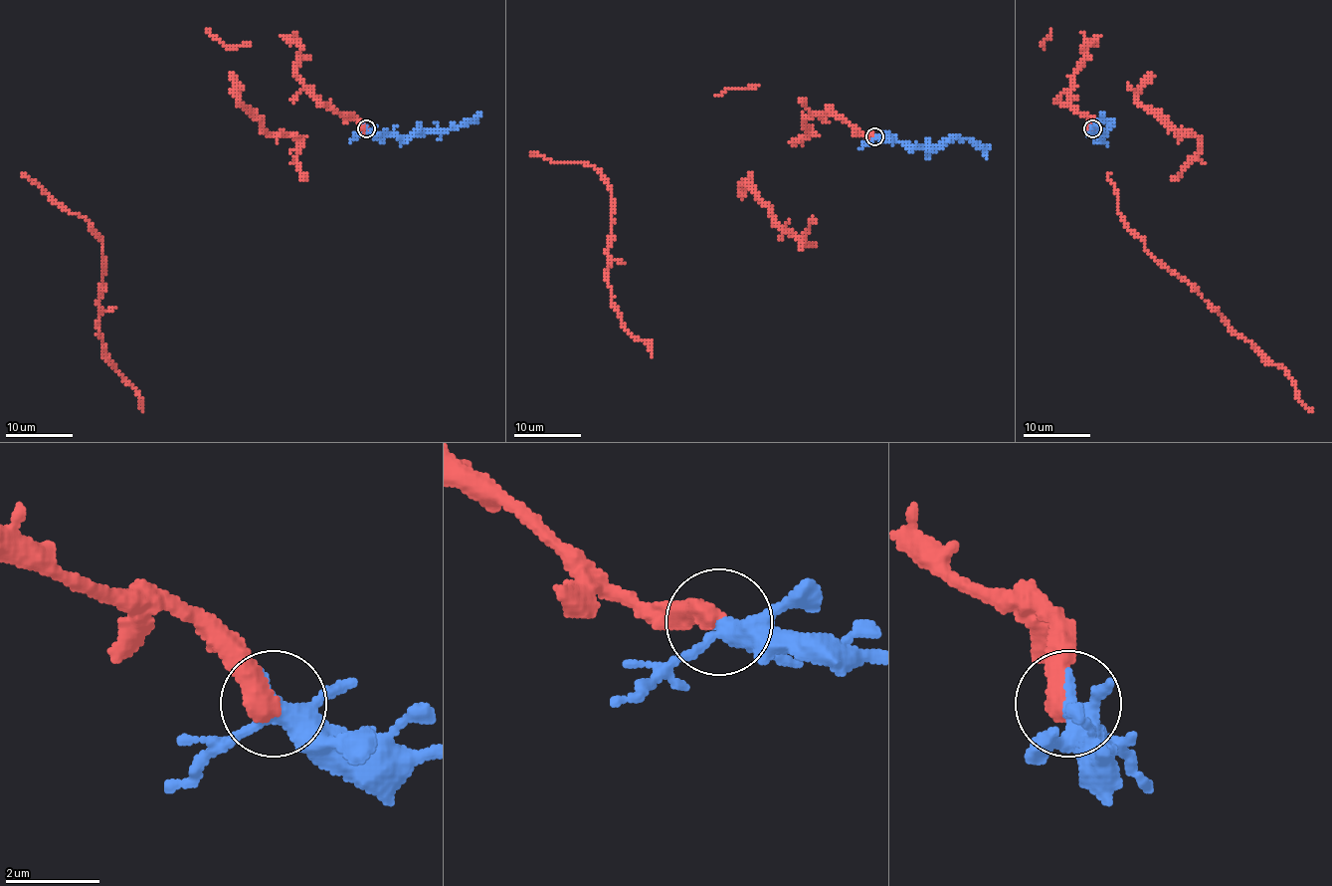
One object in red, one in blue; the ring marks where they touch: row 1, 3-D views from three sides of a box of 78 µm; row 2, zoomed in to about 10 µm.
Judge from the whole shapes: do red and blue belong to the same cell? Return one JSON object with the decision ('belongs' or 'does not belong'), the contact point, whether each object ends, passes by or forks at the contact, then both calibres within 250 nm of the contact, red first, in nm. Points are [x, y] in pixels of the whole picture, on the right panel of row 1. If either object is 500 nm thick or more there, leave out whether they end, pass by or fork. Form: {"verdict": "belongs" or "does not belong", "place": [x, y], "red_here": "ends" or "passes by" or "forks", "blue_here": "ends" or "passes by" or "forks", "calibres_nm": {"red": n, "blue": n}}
{"verdict": "belongs", "place": [1092, 128], "calibres_nm": {"red": 500, "blue": 300}}

